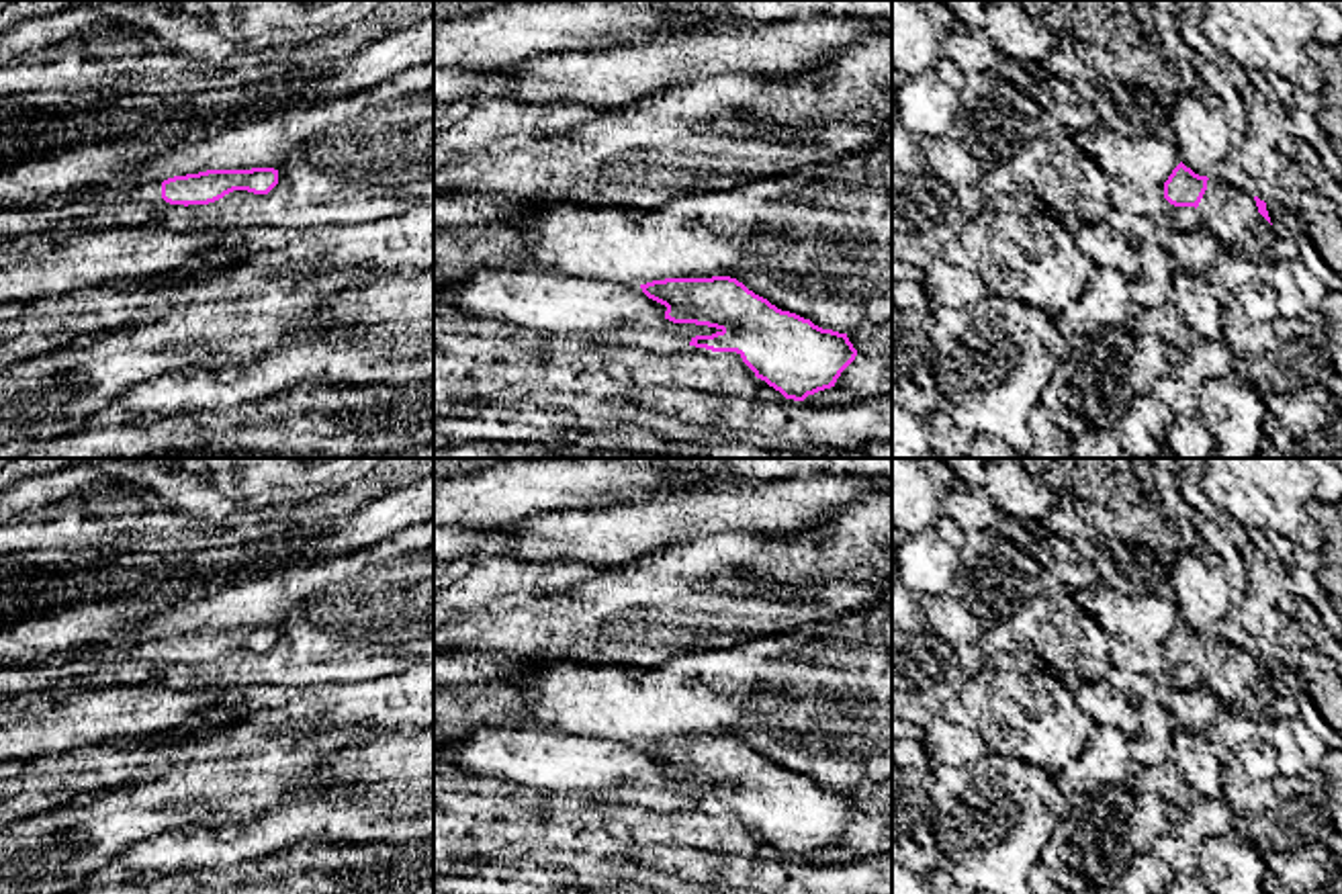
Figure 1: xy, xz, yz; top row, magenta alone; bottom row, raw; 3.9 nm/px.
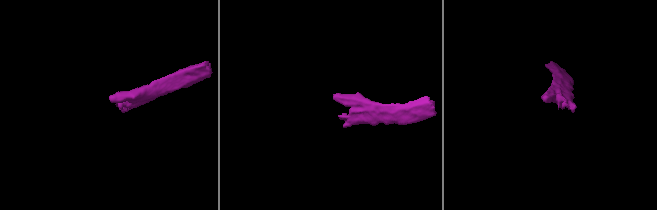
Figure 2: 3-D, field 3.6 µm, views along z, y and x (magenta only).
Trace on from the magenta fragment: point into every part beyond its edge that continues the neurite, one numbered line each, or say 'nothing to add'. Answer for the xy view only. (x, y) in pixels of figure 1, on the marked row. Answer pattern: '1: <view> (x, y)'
1: xy (152, 191)

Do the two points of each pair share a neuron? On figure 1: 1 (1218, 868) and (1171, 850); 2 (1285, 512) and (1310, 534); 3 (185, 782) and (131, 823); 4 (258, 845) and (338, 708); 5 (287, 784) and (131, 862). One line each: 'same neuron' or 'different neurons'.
1: different neurons
2: same neuron
3: same neuron
4: different neurons
5: different neurons

